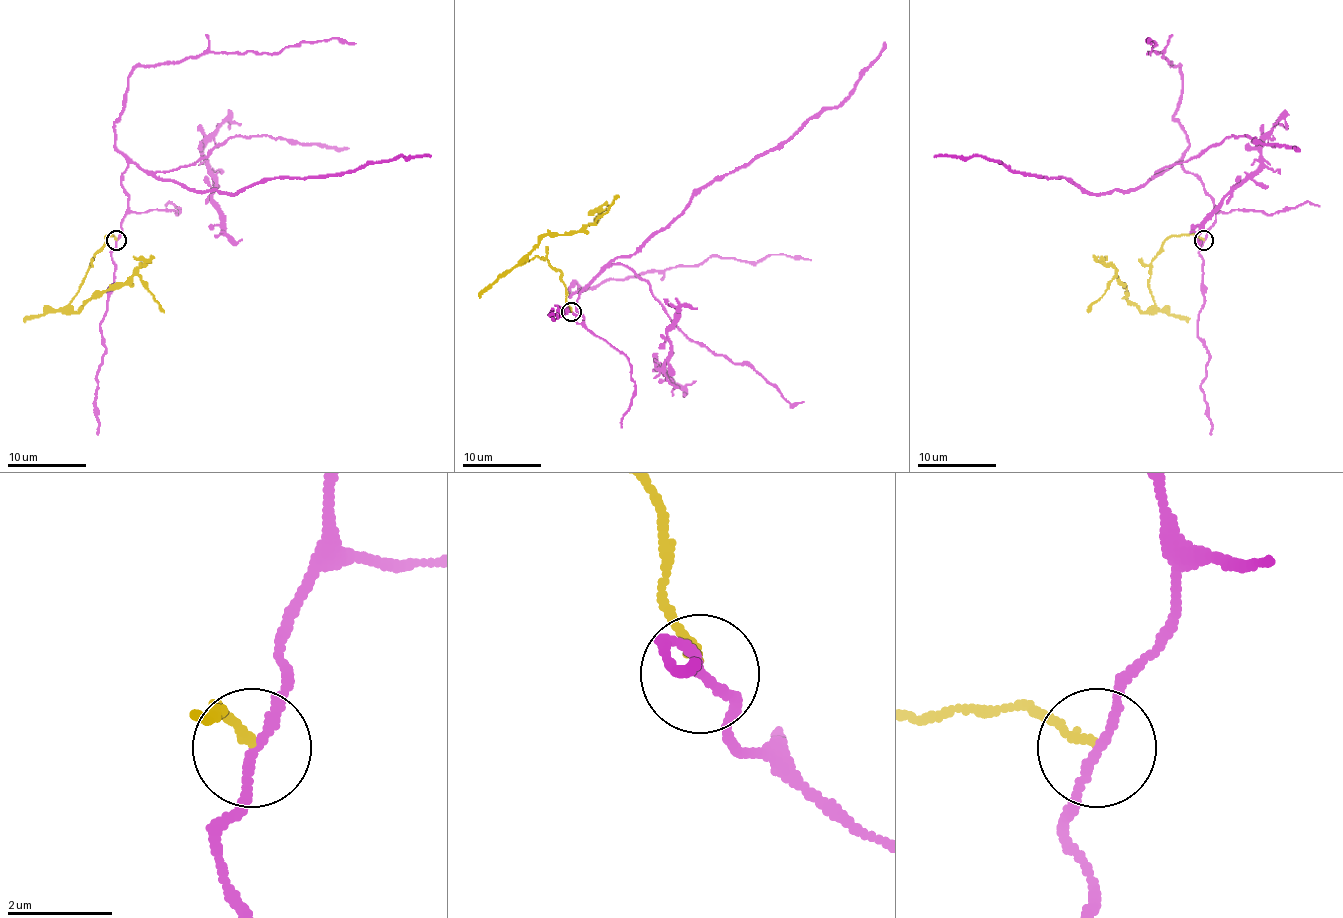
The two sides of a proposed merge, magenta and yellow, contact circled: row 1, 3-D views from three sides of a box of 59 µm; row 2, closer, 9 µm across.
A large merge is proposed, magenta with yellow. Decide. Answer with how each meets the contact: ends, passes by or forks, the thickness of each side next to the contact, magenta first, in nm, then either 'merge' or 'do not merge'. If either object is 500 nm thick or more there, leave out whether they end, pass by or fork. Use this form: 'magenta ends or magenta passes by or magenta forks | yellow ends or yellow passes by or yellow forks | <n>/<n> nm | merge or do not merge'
magenta passes by | yellow ends | 160/130 nm | do not merge

